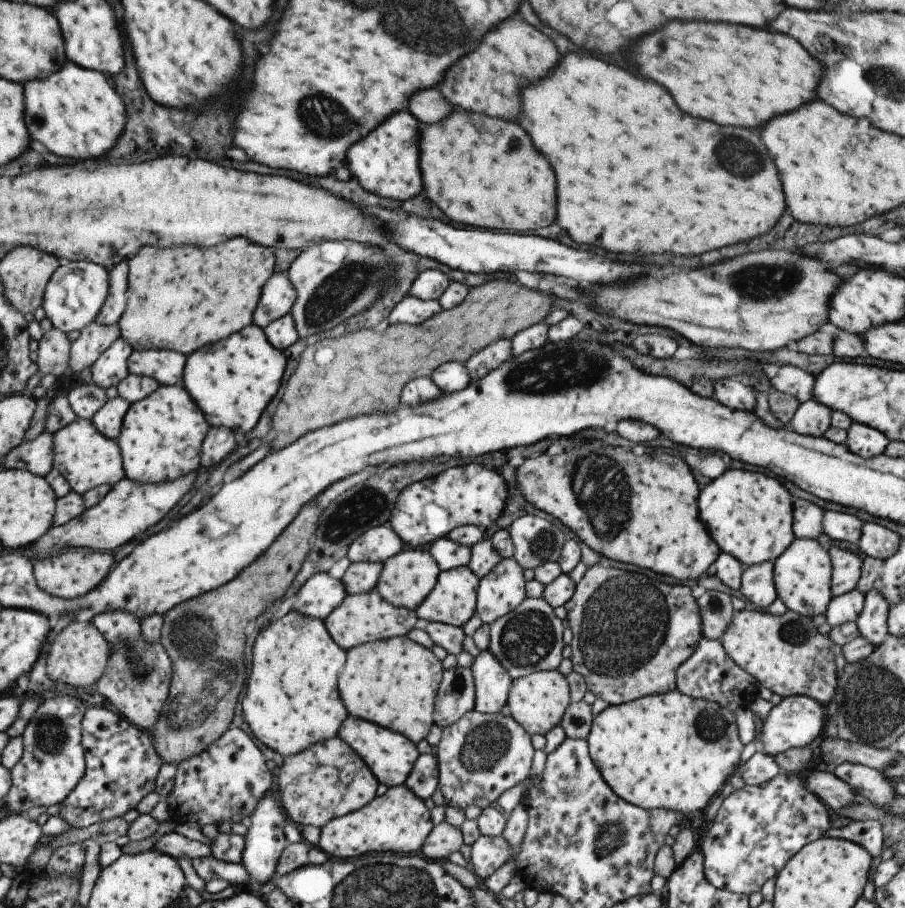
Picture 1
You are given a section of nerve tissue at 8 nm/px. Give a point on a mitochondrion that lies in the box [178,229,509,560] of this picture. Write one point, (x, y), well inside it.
(333, 297)

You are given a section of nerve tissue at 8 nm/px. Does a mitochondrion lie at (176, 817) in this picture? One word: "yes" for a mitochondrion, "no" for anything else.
no

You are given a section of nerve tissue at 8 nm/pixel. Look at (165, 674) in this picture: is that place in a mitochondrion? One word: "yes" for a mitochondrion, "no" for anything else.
yes

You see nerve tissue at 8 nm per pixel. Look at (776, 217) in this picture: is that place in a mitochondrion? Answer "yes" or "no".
no

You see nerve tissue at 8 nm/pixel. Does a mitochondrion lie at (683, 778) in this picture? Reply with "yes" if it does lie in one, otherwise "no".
no

